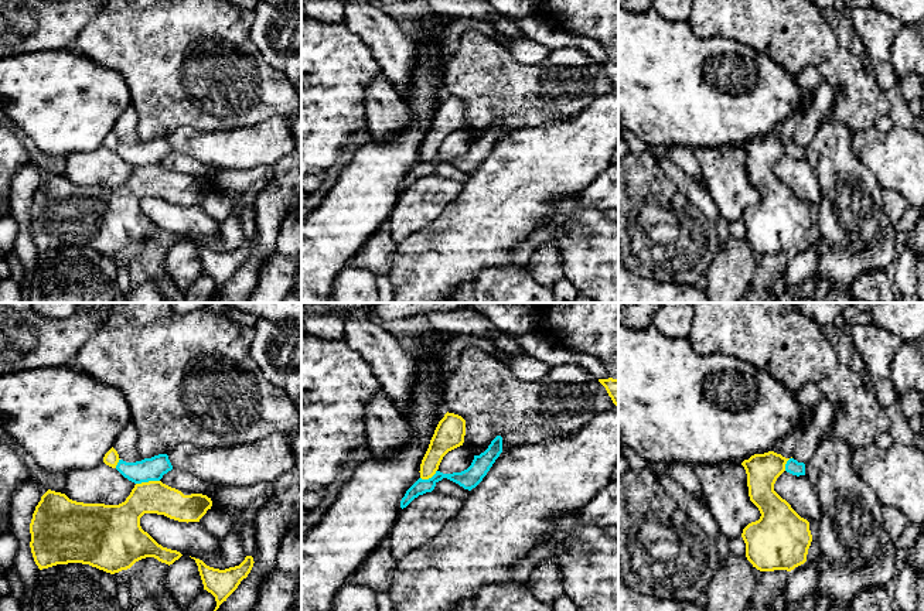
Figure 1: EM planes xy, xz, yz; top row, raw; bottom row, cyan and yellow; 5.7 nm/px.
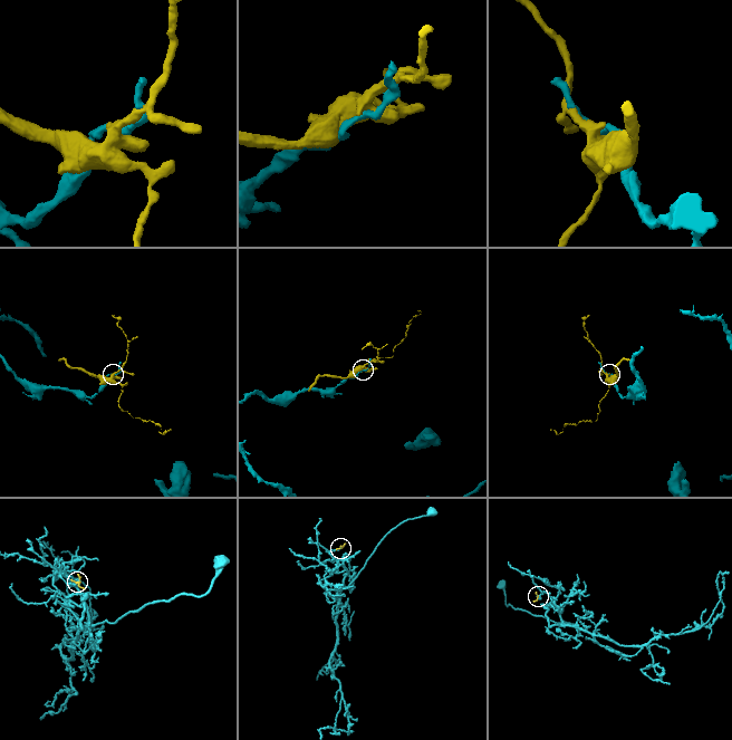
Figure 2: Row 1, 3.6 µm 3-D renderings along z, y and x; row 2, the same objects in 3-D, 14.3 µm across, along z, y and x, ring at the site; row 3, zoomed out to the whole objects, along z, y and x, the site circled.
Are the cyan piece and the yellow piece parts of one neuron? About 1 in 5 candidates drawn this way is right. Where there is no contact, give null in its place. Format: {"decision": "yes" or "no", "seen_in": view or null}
{"decision": "no", "seen_in": "xy"}

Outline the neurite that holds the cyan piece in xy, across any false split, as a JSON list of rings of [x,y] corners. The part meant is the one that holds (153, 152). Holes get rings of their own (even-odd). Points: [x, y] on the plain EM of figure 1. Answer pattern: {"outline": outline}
{"outline": [[[158,137],[136,146],[119,143],[116,153],[134,167],[160,164],[164,157],[173,153],[167,137]]]}

